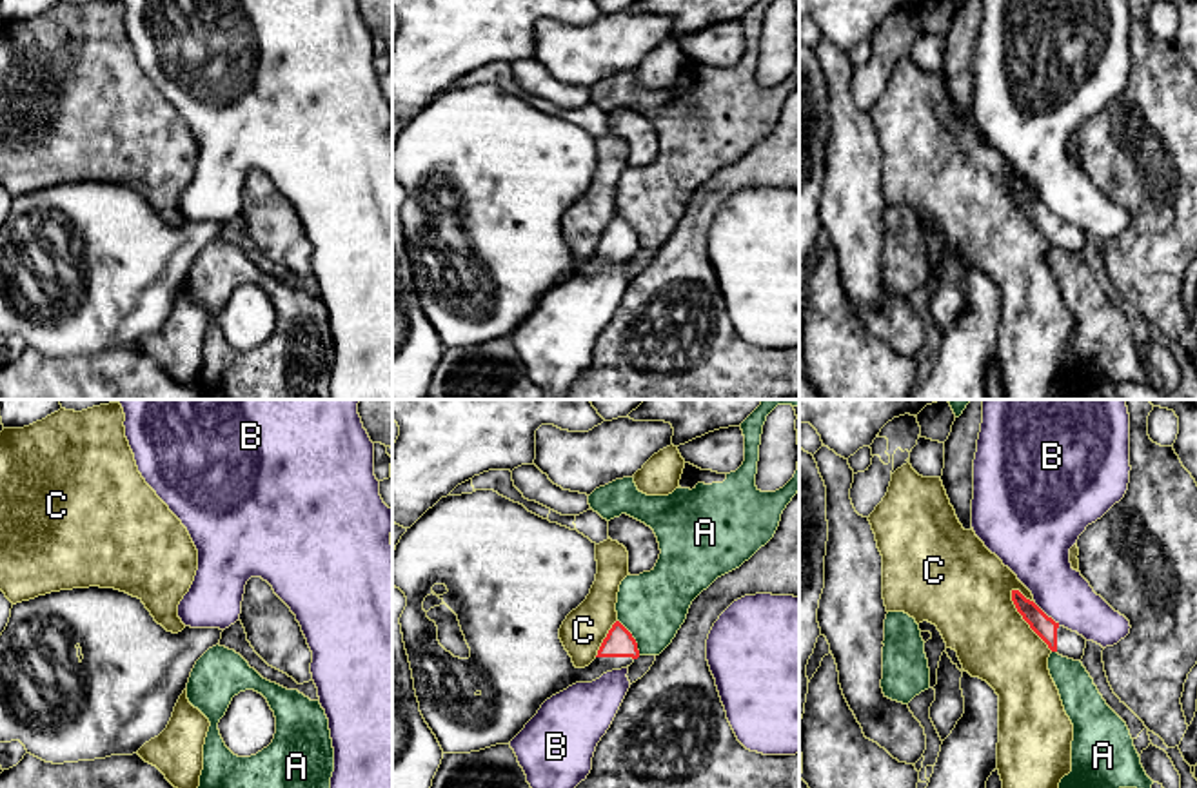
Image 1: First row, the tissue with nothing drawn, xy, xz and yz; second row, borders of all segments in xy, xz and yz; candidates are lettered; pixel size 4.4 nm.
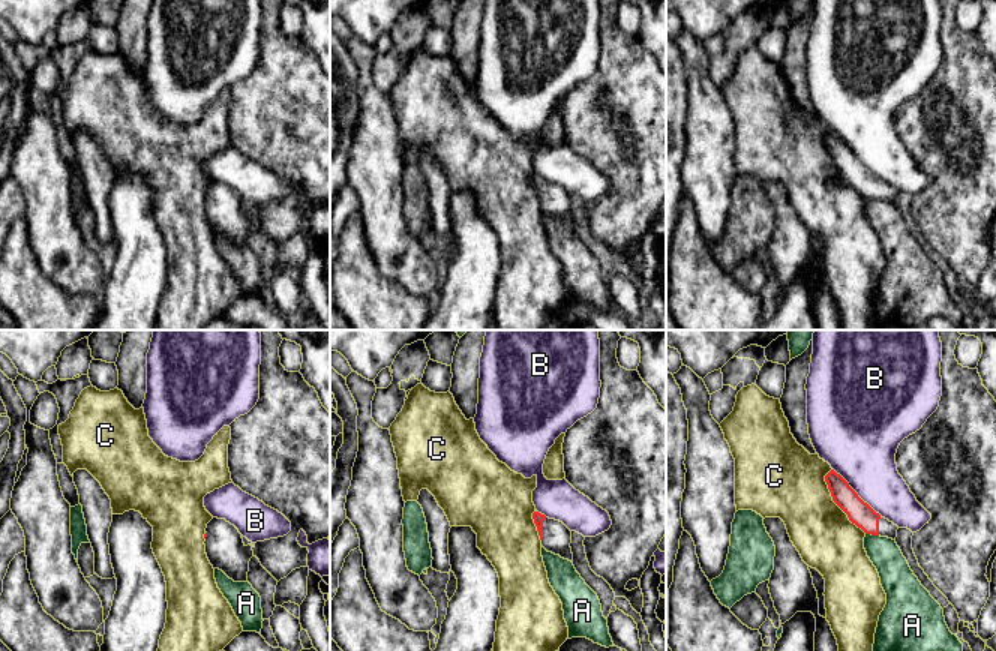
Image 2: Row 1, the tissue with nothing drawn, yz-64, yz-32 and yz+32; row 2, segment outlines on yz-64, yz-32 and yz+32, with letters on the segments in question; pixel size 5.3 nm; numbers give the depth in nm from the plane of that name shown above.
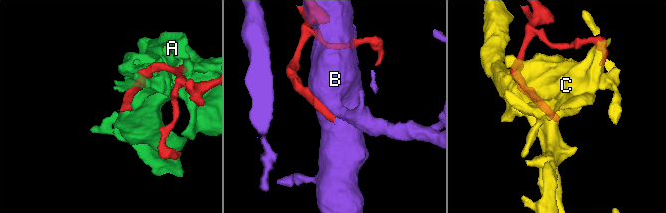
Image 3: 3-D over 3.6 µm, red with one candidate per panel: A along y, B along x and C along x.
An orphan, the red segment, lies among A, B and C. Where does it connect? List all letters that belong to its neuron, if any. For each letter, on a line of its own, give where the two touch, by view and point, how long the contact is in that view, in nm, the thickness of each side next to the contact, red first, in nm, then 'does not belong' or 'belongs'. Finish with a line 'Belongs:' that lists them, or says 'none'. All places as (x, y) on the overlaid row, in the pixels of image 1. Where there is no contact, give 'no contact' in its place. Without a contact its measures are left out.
A: meets red in xz at (633, 638); contact 190 nm long; 130 nm thick on the red side, 300 nm on the other; does not belong
B: meets red in yz at (1045, 614); contact 160 nm long; 100 nm thick on the red side, 260 nm on the other; does not belong
C: meets red in yz at (1023, 618); contact 340 nm long; 100 nm thick on the red side, 360 nm on the other; does not belong
Belongs: none

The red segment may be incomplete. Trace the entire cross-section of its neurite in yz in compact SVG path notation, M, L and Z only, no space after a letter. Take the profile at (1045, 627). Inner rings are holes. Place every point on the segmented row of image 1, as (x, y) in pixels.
M1012 590L1012 601L1023 619L1048 645L1052 652L1073 661L1083 659L1086 648L1086 639L1083 635L1055 623L1019 590Z

